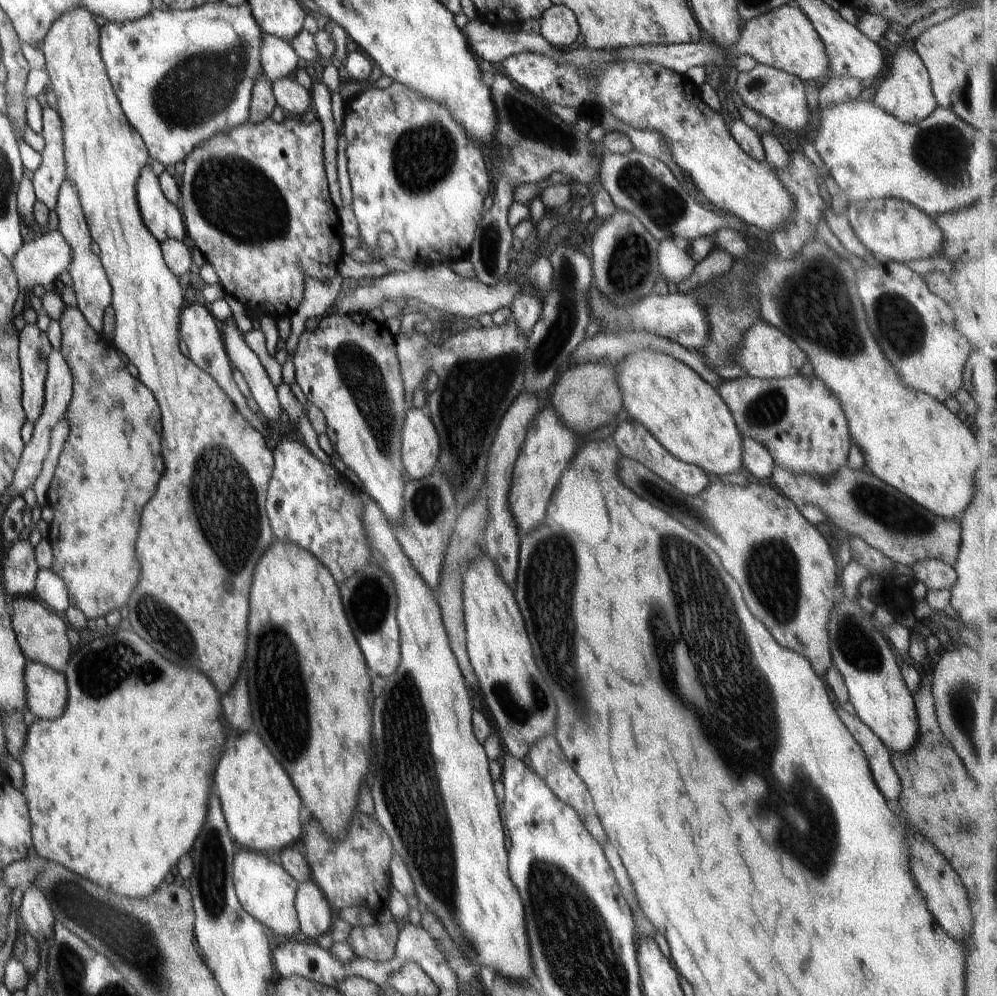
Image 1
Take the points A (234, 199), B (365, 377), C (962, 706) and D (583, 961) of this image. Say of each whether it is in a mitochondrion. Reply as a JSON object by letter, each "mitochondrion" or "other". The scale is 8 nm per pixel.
{"A":"mitochondrion","B":"mitochondrion","C":"mitochondrion","D":"mitochondrion"}

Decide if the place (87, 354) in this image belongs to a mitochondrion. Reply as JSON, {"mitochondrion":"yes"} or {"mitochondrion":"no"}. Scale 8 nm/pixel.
{"mitochondrion":"no"}

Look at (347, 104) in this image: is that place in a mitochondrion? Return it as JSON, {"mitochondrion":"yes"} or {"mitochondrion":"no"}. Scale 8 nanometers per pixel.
{"mitochondrion":"no"}

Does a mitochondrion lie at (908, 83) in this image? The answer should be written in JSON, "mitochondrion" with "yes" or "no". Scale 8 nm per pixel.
{"mitochondrion":"no"}

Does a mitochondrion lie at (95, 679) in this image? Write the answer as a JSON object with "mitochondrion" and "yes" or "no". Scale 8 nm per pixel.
{"mitochondrion":"yes"}

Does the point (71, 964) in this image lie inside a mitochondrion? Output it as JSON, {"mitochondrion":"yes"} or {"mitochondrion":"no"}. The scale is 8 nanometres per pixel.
{"mitochondrion":"yes"}

